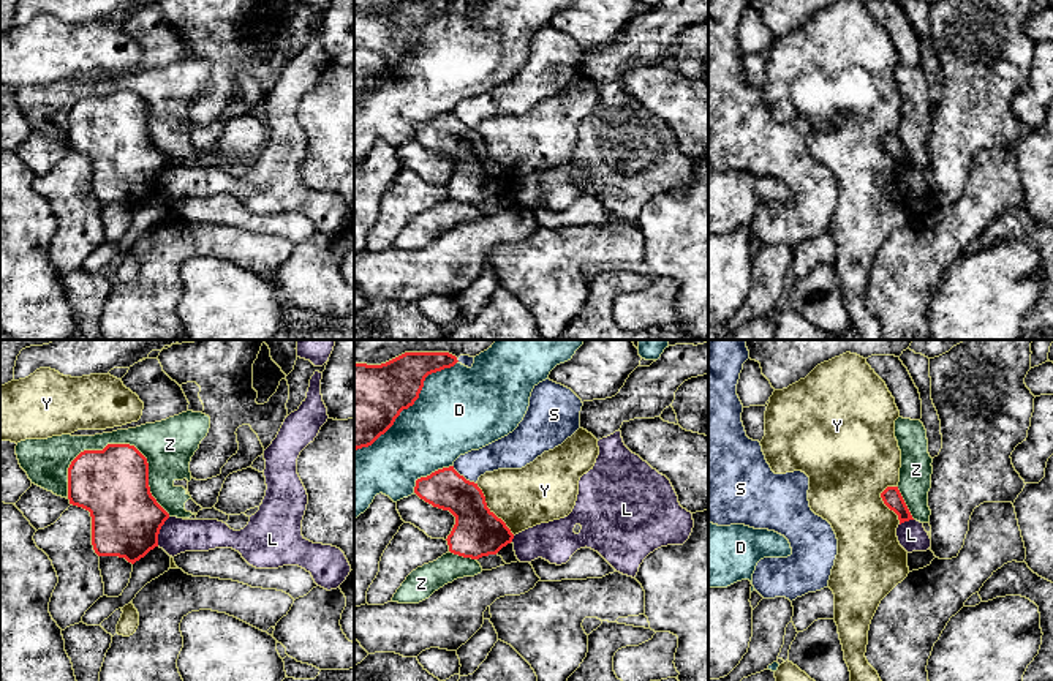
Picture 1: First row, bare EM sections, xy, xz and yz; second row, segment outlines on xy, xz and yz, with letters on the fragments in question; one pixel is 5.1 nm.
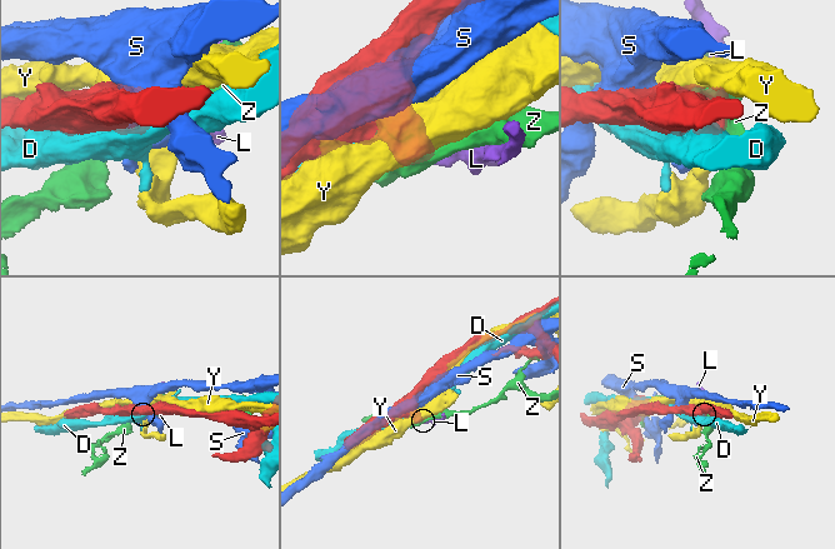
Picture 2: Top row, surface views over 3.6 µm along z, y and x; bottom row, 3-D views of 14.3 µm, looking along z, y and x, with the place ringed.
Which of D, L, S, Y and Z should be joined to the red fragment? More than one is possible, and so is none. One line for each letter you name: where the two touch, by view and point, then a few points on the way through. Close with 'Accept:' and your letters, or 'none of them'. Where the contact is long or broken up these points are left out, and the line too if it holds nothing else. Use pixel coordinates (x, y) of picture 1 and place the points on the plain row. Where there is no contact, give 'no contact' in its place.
Accept: none of them

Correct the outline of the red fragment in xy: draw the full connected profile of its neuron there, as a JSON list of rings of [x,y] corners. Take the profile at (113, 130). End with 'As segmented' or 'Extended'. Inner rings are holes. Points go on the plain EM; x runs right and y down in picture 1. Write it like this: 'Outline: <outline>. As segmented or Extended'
Outline: [[[130,90],[81,98],[68,114],[68,145],[90,158],[95,199],[125,204],[131,210],[158,193],[160,175],[169,164],[150,139],[147,104]]]. As segmented

